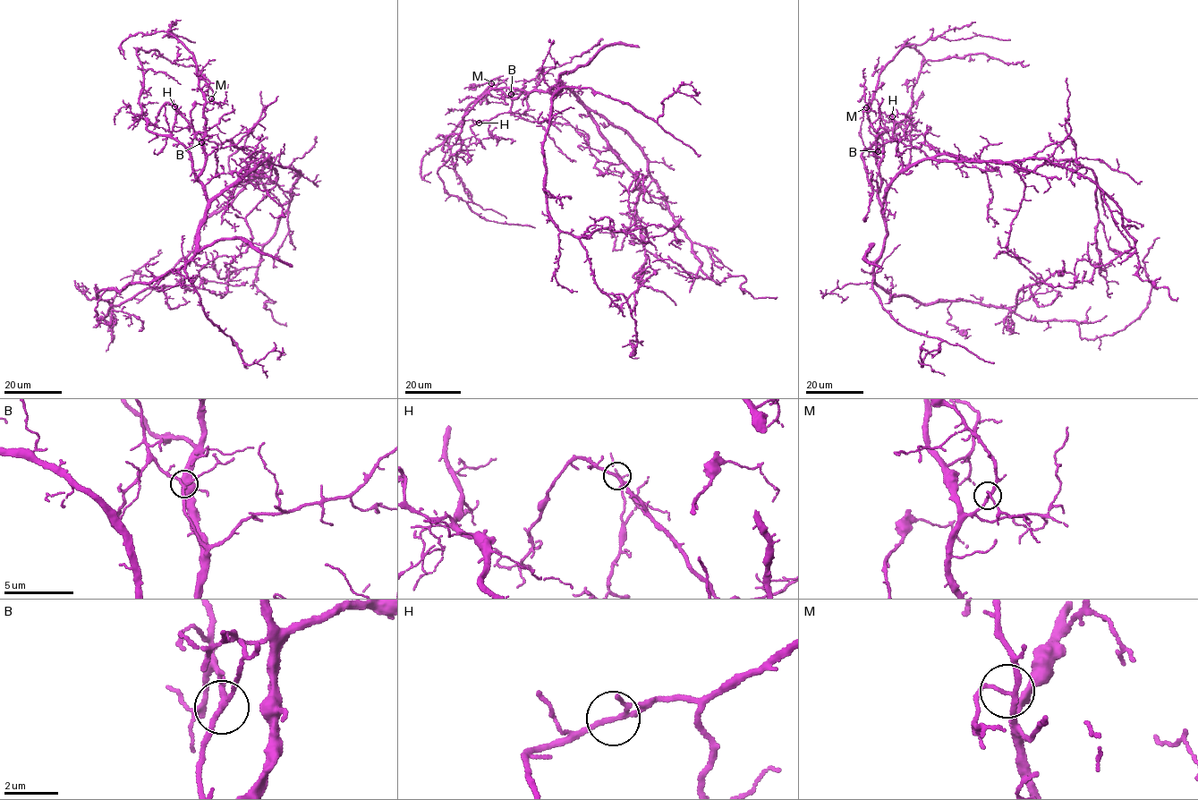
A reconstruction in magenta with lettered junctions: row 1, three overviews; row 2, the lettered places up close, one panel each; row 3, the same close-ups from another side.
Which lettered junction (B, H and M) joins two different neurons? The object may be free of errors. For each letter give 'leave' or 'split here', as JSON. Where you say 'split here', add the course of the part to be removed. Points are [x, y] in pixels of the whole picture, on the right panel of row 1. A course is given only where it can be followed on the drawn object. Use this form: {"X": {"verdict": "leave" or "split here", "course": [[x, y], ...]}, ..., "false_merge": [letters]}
{"B": {"verdict": "leave"}, "H": {"verdict": "leave"}, "M": {"verdict": "leave"}, "false_merge": []}

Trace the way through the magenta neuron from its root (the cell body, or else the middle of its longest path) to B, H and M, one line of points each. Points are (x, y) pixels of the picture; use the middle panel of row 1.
B: (556, 96), (539, 90), (526, 96), (520, 90), (511, 94)
H: (556, 96), (548, 91), (532, 91), (526, 96), (520, 93), (512, 98), (510, 109), (506, 113), (480, 122)
M: (556, 96), (548, 91), (535, 91), (526, 96), (520, 93), (511, 98), (500, 90), (492, 89), (491, 83)

